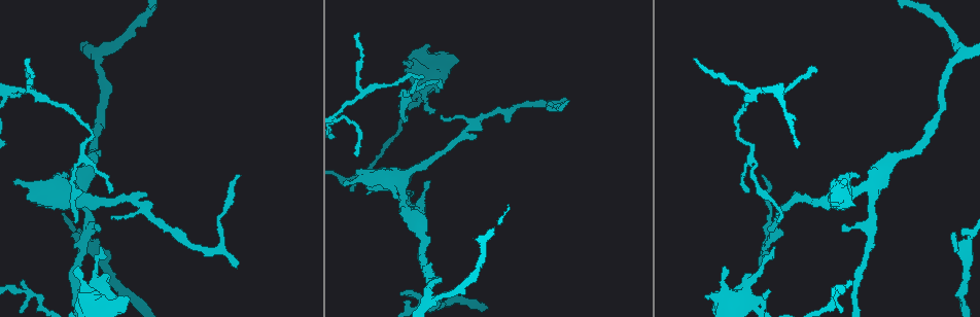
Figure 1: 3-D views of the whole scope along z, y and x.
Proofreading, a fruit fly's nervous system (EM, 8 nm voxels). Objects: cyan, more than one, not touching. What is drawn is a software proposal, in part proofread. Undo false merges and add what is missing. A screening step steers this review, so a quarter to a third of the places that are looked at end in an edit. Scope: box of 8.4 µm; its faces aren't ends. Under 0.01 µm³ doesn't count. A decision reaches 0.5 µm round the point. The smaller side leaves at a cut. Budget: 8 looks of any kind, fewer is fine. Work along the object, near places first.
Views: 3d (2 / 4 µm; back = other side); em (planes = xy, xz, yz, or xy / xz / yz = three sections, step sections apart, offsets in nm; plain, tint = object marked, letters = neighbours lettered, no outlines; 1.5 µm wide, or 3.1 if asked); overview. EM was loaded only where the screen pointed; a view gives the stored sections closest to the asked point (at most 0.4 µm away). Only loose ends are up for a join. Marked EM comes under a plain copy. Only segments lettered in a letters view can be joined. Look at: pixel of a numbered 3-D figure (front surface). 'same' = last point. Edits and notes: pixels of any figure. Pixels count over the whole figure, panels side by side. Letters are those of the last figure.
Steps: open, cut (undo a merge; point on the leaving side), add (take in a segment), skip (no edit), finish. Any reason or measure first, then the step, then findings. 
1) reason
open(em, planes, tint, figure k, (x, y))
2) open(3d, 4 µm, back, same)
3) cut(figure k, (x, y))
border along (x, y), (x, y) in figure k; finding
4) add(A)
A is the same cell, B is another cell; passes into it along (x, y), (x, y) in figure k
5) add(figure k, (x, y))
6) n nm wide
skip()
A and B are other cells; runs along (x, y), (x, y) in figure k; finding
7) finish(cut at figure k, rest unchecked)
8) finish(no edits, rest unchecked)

free end
open(3d, 2 µm, back, figure 1, (77, 233))

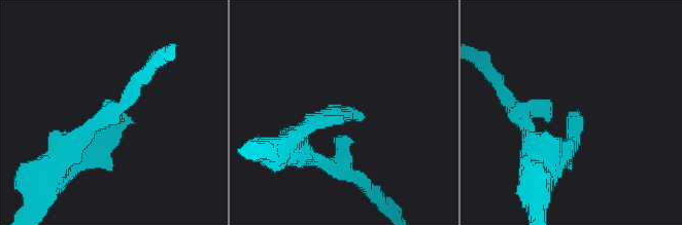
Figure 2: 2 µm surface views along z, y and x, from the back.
now the EM
open(em, planes, letters, figure 2, (116, 111))

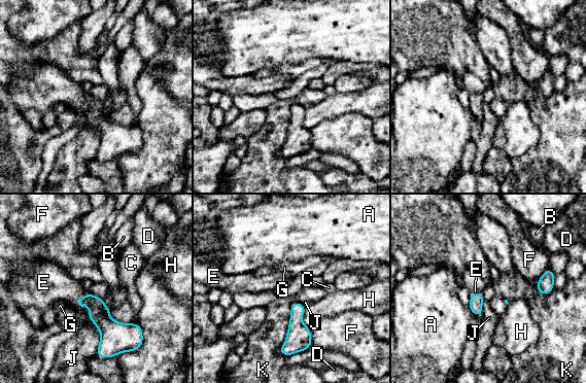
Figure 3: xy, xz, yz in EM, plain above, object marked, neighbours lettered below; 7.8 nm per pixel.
add(E)
E is the same cell, A, B, C, D, F, G, H, J and K are other cells; it goes on there

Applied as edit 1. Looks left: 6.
branch stops here
open(em, yz, step 4, tint, figure 1, (848, 281))

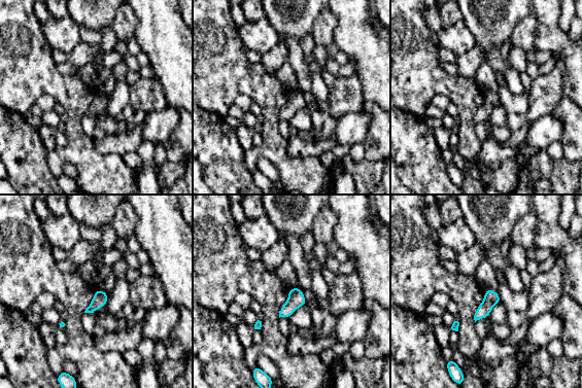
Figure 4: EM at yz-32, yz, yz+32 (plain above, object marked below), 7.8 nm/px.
another direction
open(em, xz, step 8, letters, same)

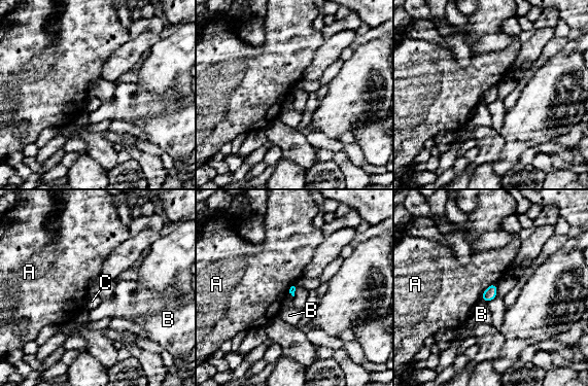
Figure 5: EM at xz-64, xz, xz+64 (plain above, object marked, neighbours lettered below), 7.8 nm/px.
A touches over 180 nm
skip()
A, B and C are other cells; no lettered segment goes on from it

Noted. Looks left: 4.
free end
open(3d, 4 µm, figure 1, (359, 32))

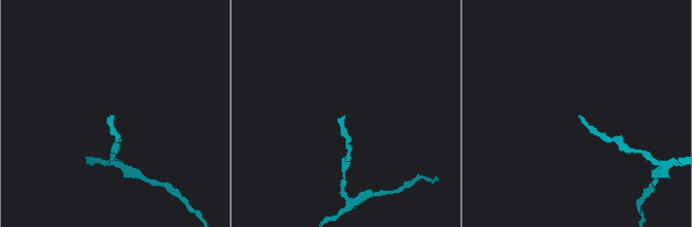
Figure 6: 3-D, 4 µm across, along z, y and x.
open(em, planes, letters, figure 6, (344, 115))

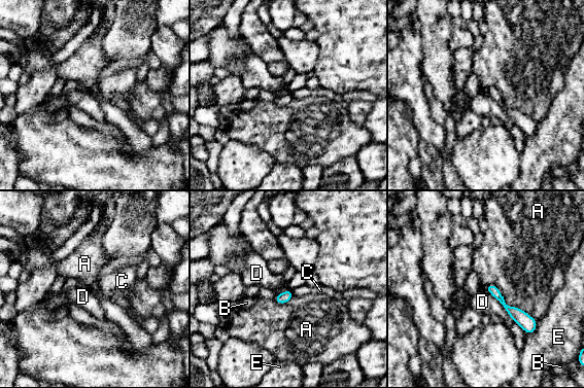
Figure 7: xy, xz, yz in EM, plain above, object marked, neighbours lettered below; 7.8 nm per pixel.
A touches over 500 nm
skip()
A, B, C, D and E are other cells; runs along (488, 287), (531, 329) in figure 7; no lettered segment goes on from it

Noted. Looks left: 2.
finish(add at figure 3, rest unchecked)

